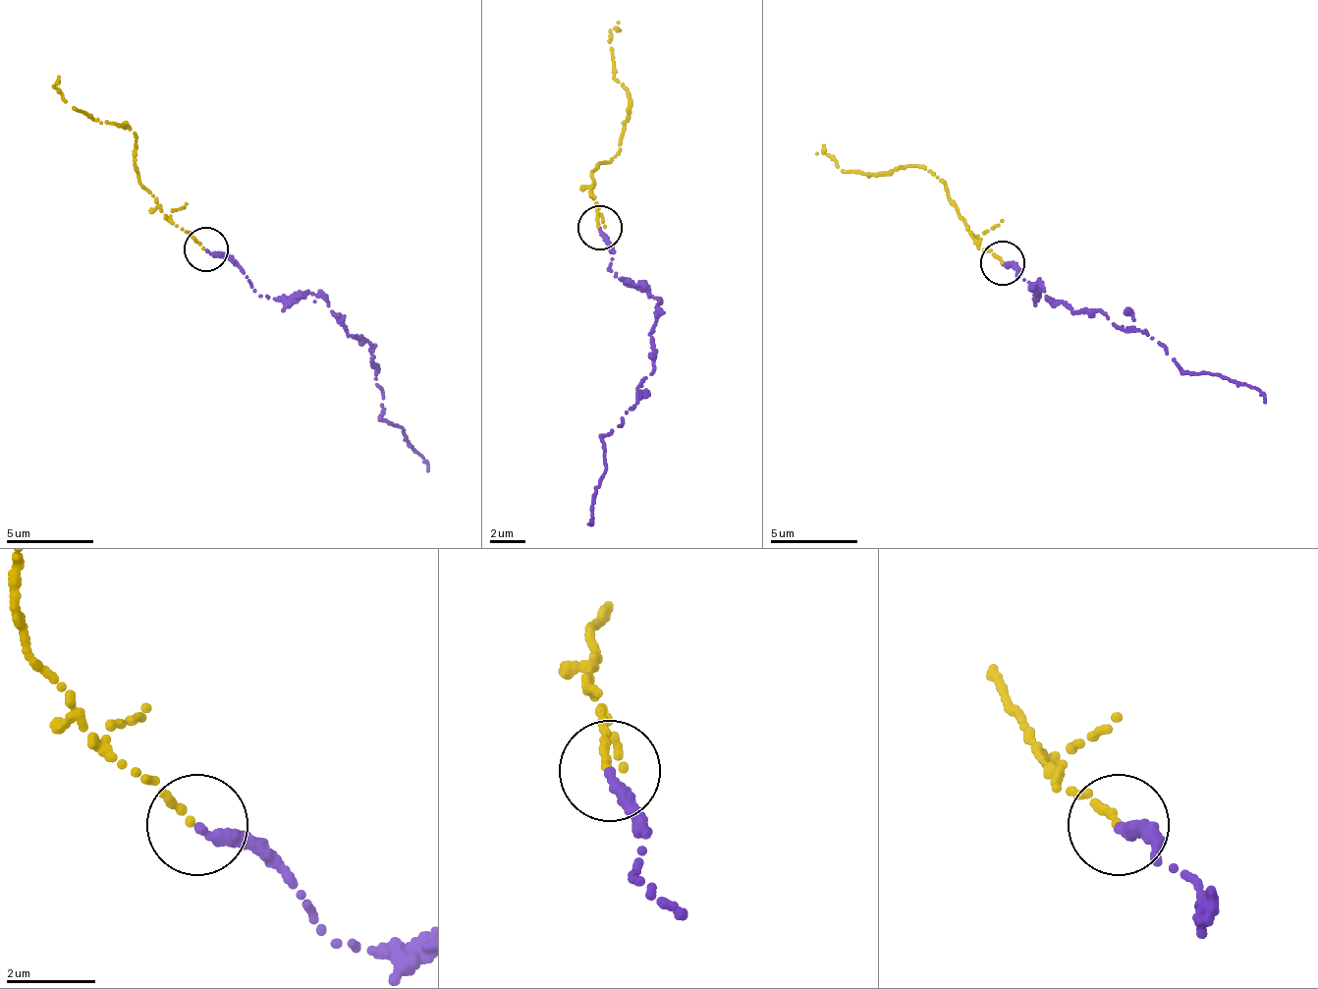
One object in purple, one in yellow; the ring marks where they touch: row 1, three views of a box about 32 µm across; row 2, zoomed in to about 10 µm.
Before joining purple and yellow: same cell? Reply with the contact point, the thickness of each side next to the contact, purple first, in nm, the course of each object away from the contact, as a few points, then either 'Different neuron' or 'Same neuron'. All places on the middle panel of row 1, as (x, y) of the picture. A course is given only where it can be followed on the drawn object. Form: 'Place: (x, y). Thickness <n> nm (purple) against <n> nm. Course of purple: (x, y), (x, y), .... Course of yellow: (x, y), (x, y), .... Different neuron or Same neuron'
Place: (599, 228). Thickness 260 nm (purple) against 170 nm. Course of purple: (601, 229), (614, 253), (608, 272), (653, 295), (657, 308), (653, 368), (633, 411), (604, 440), (589, 524). Course of yellow: (597, 225), (591, 176), (619, 144), (627, 94), (607, 42), (620, 24). Same neuron

